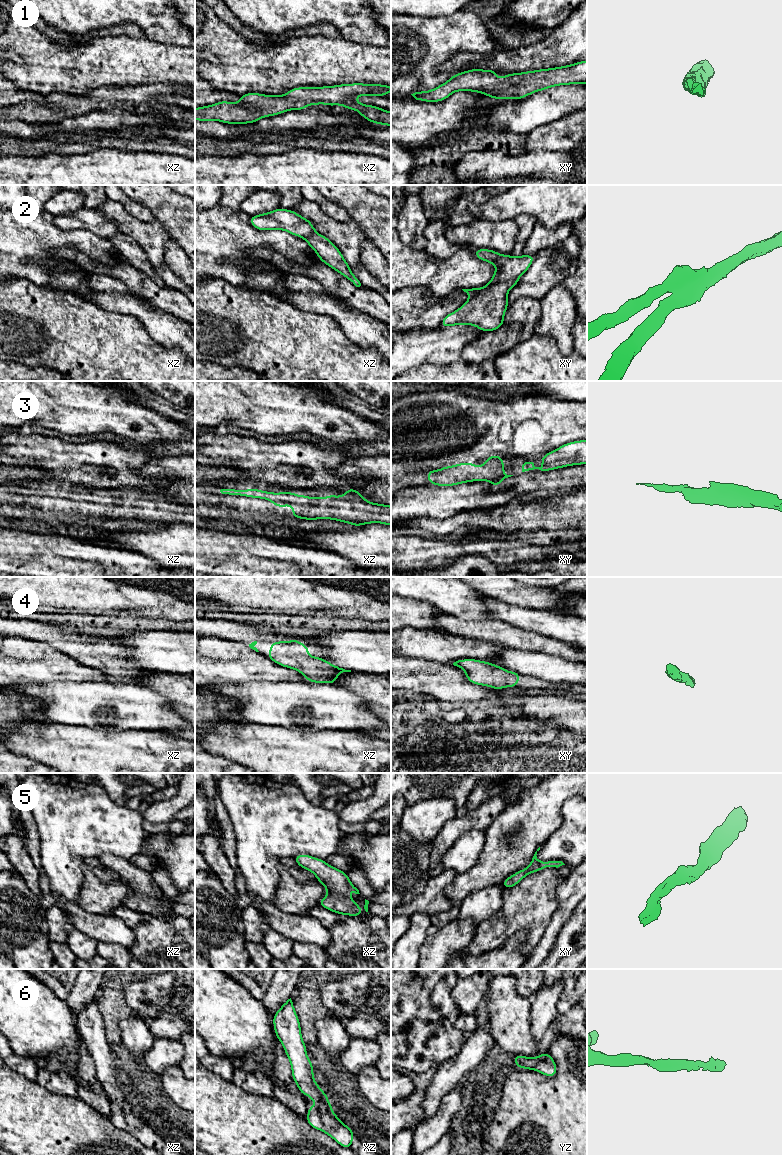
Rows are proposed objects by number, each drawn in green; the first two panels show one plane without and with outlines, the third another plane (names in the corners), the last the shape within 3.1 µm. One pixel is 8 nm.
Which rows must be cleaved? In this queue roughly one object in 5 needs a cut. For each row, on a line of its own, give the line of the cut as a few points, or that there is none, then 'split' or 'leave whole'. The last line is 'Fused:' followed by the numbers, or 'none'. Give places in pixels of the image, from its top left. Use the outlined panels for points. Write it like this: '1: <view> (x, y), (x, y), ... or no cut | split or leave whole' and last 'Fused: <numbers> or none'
1: no cut | leave whole
2: xy (518, 277), (488, 284) | split
3: no cut | leave whole
4: no cut | leave whole
5: no cut | leave whole
6: no cut | leave whole
Fused: 2

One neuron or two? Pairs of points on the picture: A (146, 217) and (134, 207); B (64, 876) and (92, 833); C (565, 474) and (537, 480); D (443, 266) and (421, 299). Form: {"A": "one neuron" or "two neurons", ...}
{"A": "one neuron", "B": "one neuron", "C": "one neuron", "D": "two neurons"}

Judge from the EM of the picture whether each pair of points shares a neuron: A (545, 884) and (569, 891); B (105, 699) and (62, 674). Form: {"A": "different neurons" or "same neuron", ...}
{"A": "different neurons", "B": "different neurons"}

